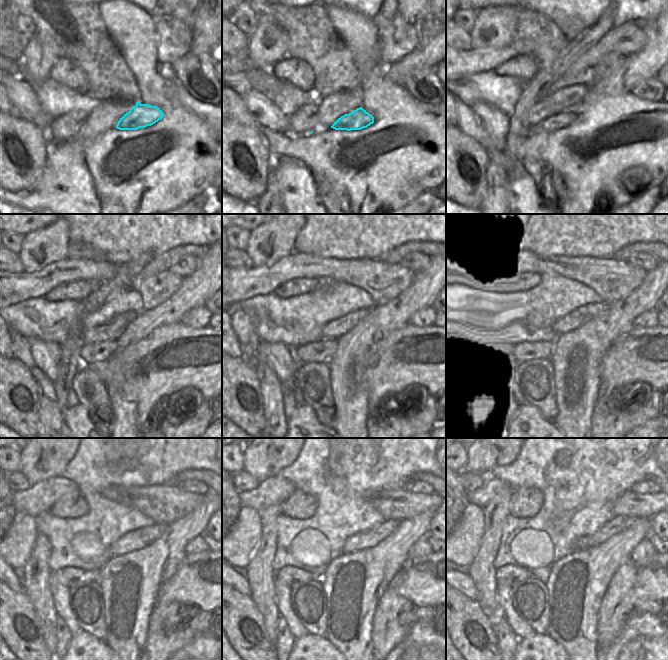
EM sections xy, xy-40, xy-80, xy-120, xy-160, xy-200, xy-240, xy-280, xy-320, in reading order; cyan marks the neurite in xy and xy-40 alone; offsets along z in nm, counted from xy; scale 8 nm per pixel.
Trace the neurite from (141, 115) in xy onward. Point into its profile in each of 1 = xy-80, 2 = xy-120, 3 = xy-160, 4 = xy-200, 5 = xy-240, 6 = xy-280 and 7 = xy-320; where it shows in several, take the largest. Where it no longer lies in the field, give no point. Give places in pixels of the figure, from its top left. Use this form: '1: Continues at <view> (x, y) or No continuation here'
1: Continues at xy-80 (560, 121)
2: Continues at xy-120 (99, 351)
3: Continues at xy-160 (321, 351)
4: Continues at xy-200 (543, 350)
5: Continues at xy-240 (69, 577)
6: Continues at xy-280 (288, 575)
7: Continues at xy-320 (507, 575).

